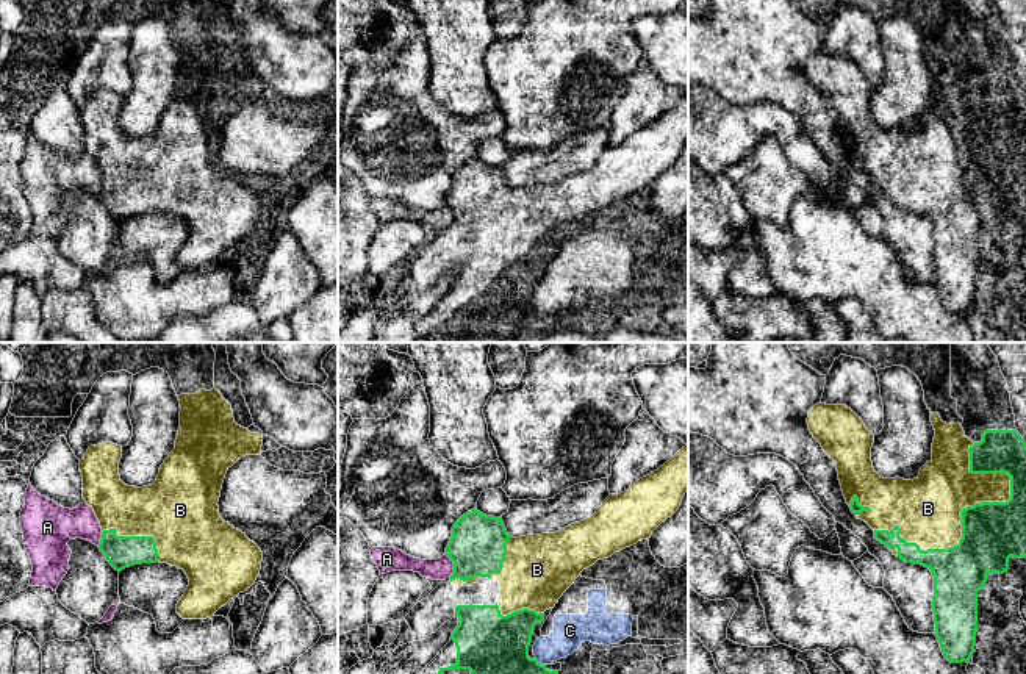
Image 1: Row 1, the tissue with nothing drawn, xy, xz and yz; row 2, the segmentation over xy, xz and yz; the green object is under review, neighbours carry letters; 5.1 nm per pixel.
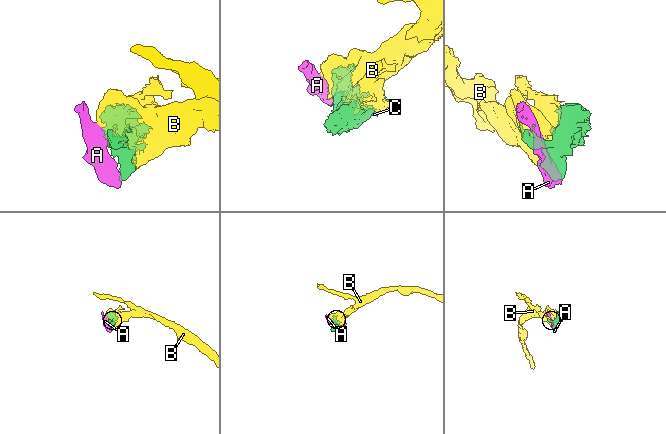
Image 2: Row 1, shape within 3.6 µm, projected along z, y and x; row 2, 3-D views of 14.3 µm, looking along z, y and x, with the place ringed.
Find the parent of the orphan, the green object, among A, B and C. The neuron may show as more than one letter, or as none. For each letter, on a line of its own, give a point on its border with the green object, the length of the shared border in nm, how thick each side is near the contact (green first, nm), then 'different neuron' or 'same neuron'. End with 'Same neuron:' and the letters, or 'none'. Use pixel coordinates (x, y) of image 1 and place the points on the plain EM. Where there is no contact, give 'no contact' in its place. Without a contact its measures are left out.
A: contact xz (454, 215); length 120 nm; calibres 300 and 110 nm; different neuron
B: contact yz (961, 188); length 750 nm; calibres 320 and 340 nm; same neuron
C: contact xz (540, 313); length 80 nm; calibres 360 and 180 nm; different neuron
Same neuron: B

